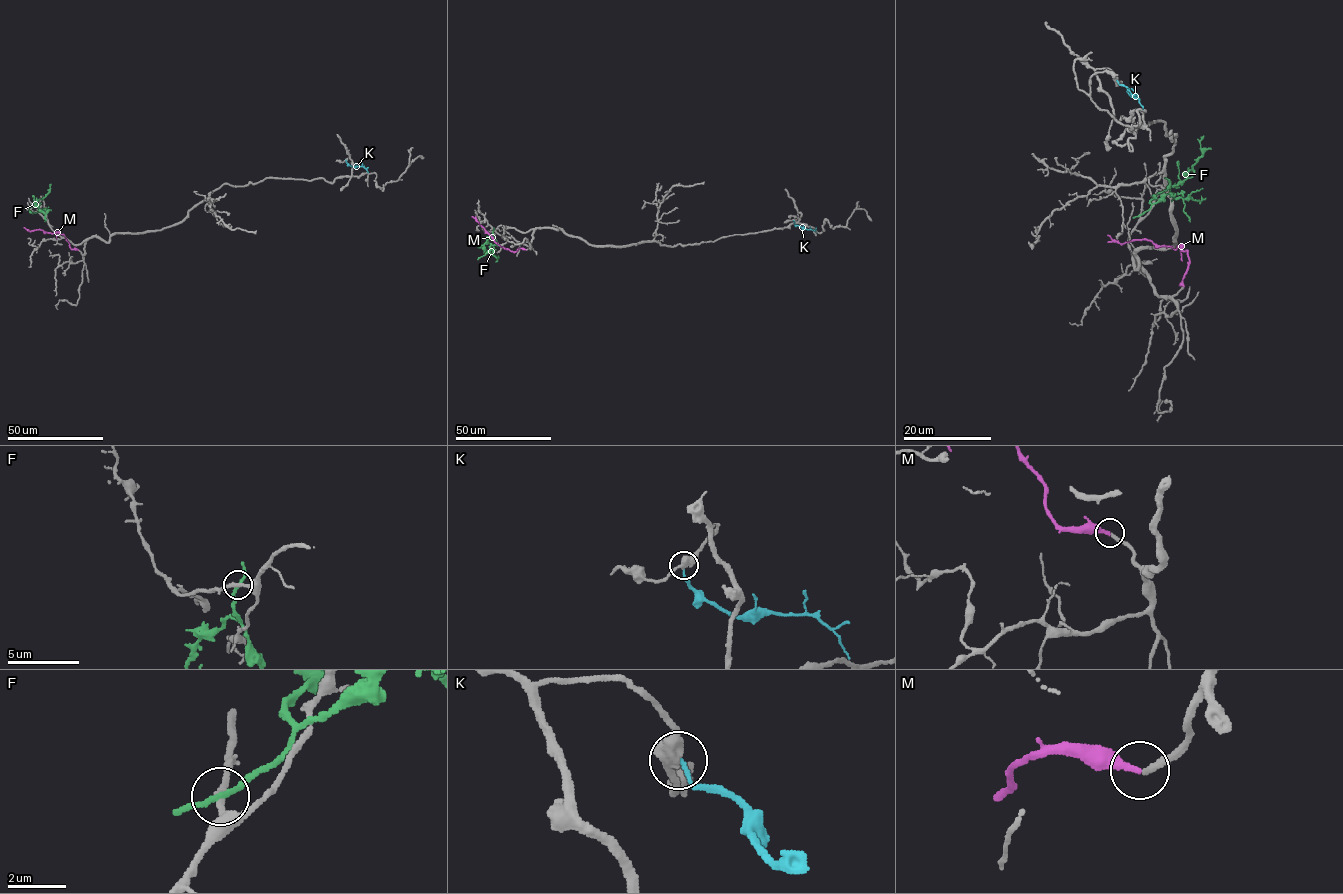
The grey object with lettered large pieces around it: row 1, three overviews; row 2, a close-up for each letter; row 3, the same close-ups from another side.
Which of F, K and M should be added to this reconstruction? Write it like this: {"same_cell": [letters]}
{"same_cell": ["M"]}

